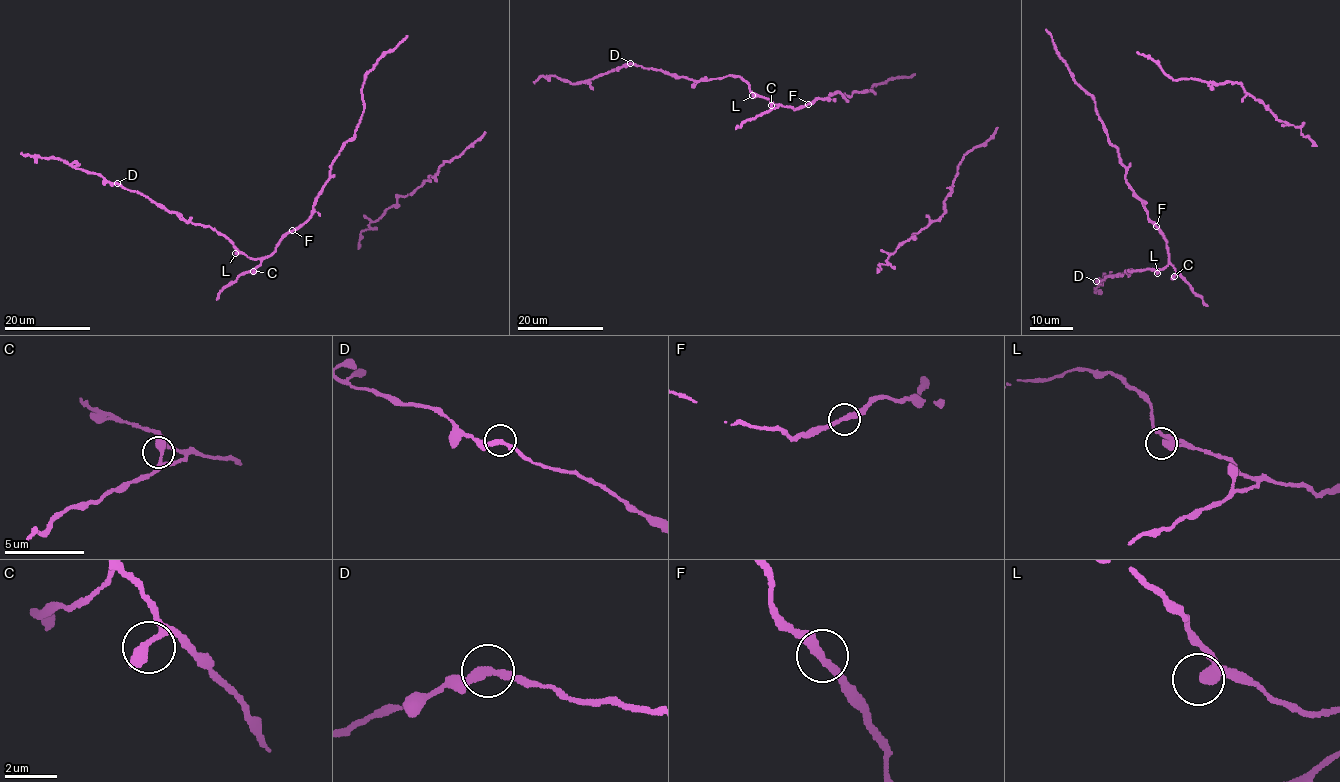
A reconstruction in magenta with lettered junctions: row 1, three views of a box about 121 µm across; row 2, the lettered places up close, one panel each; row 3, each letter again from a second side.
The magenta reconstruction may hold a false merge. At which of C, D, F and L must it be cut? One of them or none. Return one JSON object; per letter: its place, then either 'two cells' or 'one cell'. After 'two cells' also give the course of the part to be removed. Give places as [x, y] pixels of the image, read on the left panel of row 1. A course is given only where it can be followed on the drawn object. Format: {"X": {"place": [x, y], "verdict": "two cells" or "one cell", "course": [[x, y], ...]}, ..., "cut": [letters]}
{"C": {"place": [253, 271], "verdict": "one cell"}, "D": {"place": [117, 183], "verdict": "two cells", "course": [[117, 183], [75, 169], [62, 160], [21, 153]]}, "F": {"place": [292, 230], "verdict": "one cell"}, "L": {"place": [235, 253], "verdict": "one cell"}, "cut": ["D"]}

